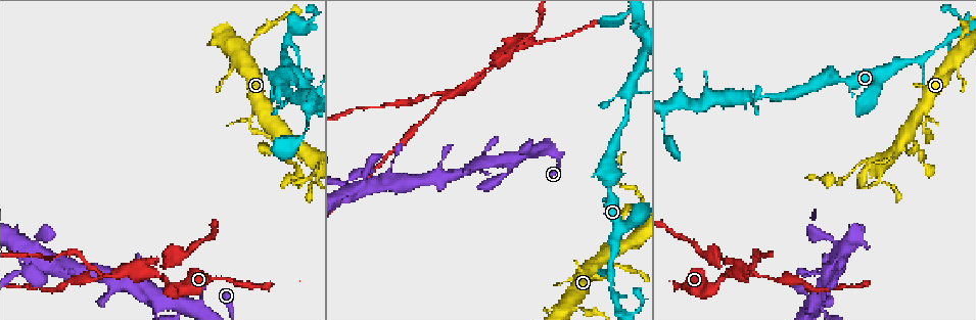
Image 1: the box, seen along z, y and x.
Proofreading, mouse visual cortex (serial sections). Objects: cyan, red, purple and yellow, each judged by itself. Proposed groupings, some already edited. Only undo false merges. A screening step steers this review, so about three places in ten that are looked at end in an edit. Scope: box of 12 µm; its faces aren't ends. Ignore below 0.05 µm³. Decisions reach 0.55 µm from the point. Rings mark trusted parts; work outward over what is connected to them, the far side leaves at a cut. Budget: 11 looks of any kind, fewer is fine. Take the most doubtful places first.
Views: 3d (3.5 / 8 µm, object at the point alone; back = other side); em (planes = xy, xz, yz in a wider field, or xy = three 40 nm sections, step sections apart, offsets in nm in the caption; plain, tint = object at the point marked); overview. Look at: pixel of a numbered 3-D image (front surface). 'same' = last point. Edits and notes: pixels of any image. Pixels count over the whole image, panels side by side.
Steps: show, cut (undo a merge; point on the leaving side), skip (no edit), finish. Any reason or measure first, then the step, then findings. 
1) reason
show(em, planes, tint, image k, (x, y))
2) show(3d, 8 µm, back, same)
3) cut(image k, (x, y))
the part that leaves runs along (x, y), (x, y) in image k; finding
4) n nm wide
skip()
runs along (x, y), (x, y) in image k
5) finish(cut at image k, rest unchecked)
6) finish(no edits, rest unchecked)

a narrow waist
show(3d, 8 µm, image 1, (252, 131))

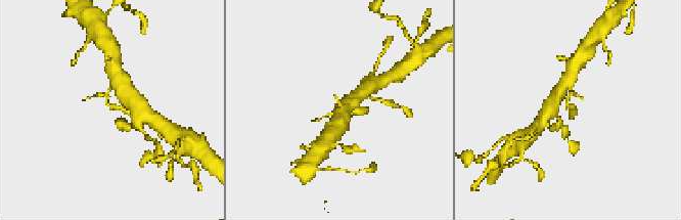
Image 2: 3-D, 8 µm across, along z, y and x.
show(3d, 3.5 µm, image 2, (567, 106))

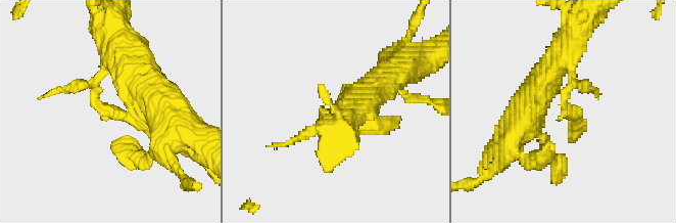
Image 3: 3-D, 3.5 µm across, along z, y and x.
skip()
runs along (115, 45), (93, 98), (162, 136) in image 3; continuous, no second cell

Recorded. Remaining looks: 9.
arms part here
show(em, xy, step 3, tint, image 1, (736, 271))

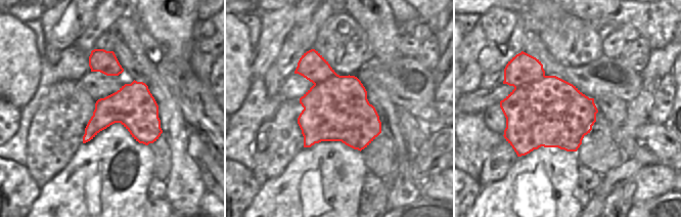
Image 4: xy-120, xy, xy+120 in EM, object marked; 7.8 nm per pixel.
show(3d, 3.5 µm, same)

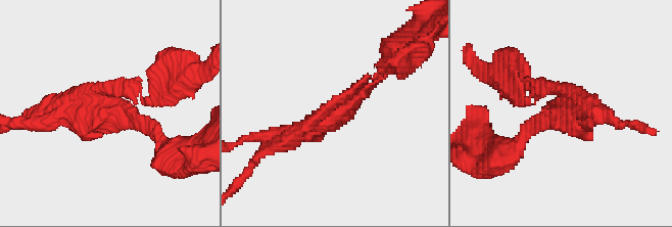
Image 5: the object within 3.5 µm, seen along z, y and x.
cut(image 5, (360, 83))
two cells meet here

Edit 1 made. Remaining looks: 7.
see it whole again
show(overview)

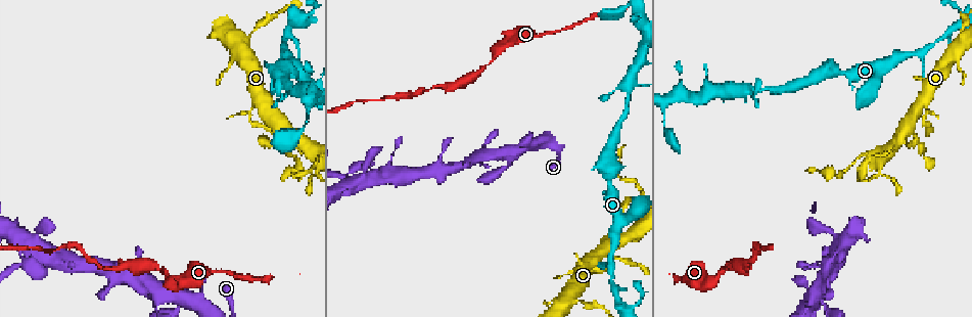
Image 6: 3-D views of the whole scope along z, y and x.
sharp bend
show(3d, 8 µm, image 6, (838, 254))

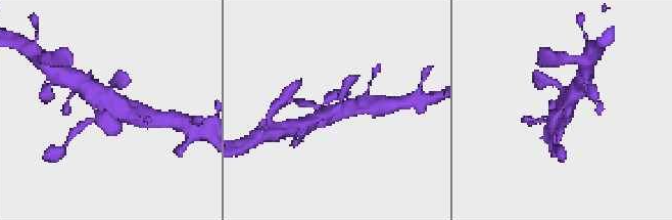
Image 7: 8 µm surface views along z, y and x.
show(em, xy, step 5, tint, image 7, (109, 106))

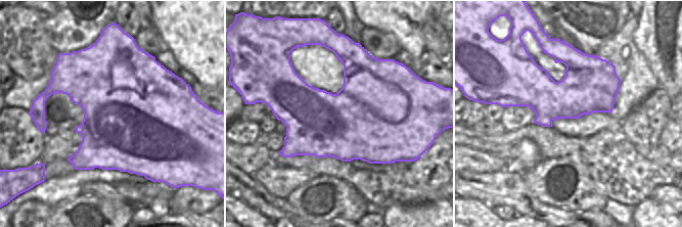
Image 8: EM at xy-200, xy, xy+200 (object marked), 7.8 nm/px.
skip()
runs along (136, 116), (86, 91) in image 7; one cell here

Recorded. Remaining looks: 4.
abrupt turn
show(3d, 3.5 µm, image 6, (607, 176))

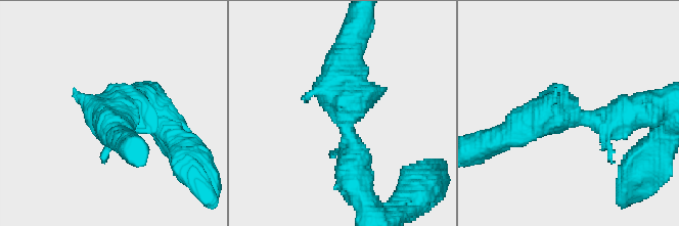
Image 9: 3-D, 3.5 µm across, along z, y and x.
shape alone is not enough
show(em, planes, tint, image 9, (347, 108))

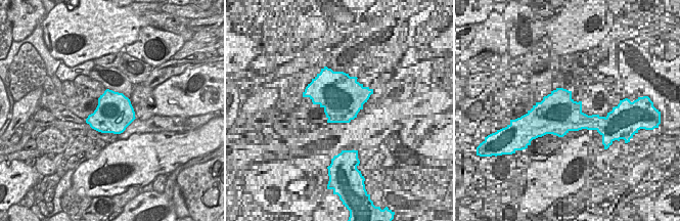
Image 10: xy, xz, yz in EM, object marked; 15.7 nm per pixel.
cut it another way
show(em, xy, step 5, tint, same)

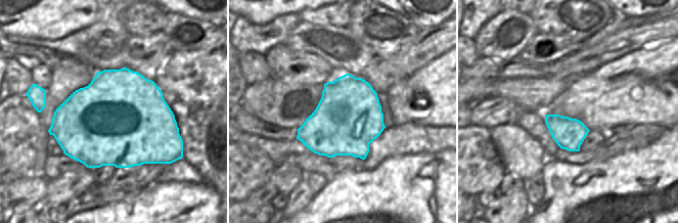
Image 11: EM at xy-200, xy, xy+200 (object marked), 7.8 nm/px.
skip()
runs along (610, 122), (551, 111), (491, 140) in image 9; one cell here

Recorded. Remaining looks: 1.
finish(cut at image 5, rest unchecked)

